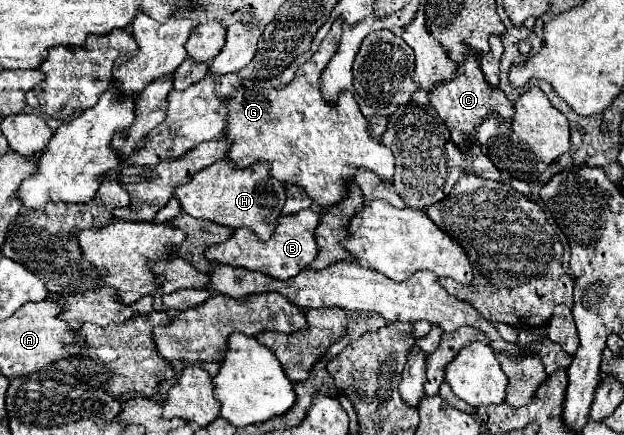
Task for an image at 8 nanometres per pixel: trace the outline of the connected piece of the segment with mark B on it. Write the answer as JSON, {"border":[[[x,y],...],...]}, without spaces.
{"border":[[[312,208],[300,210],[298,214],[292,214],[292,216],[280,216],[272,238],[266,242],[256,238],[256,234],[252,230],[238,228],[238,230],[234,230],[234,236],[230,240],[226,240],[218,246],[210,246],[206,250],[206,258],[210,262],[230,264],[234,268],[262,272],[270,278],[288,280],[288,278],[294,278],[300,270],[308,268],[308,264],[318,256],[318,244],[314,240],[314,232],[316,232],[318,222],[320,222],[320,212],[316,212]]]}

